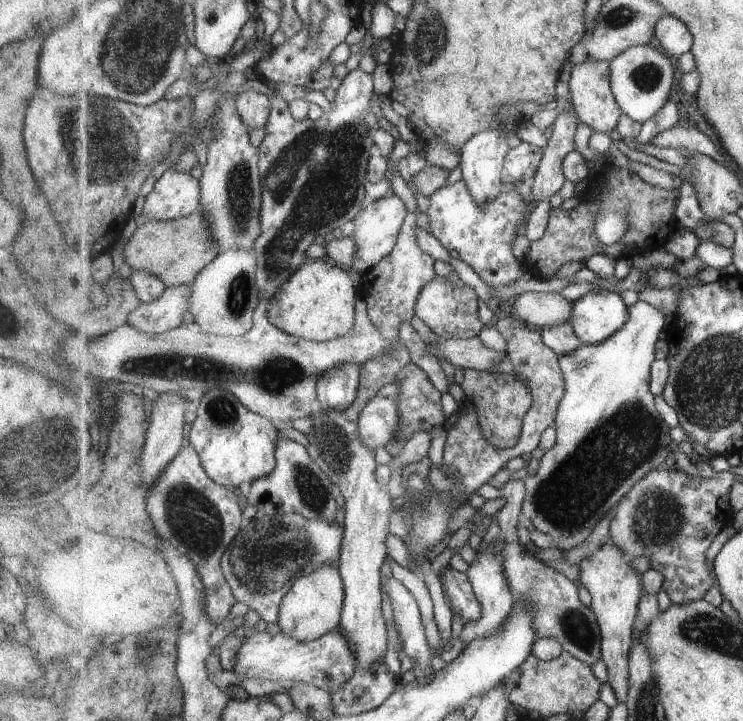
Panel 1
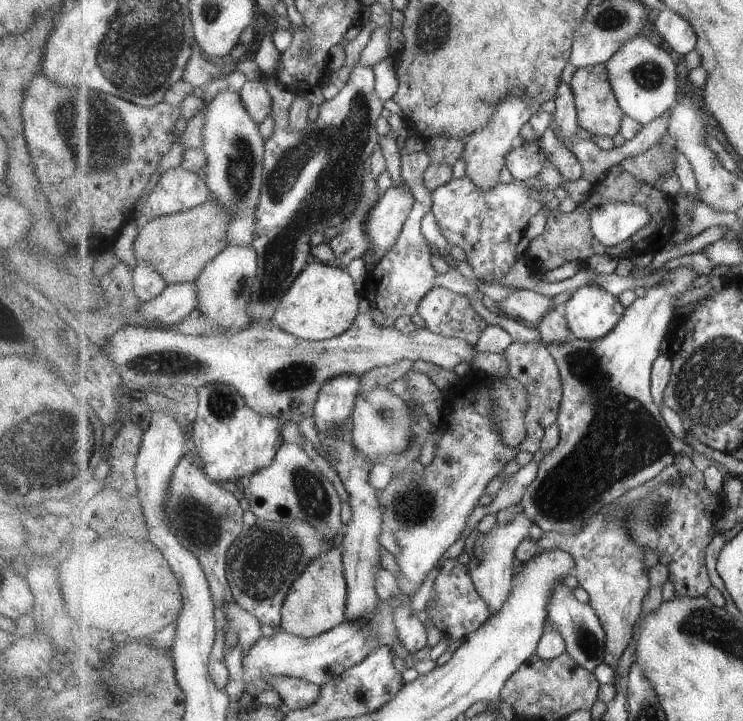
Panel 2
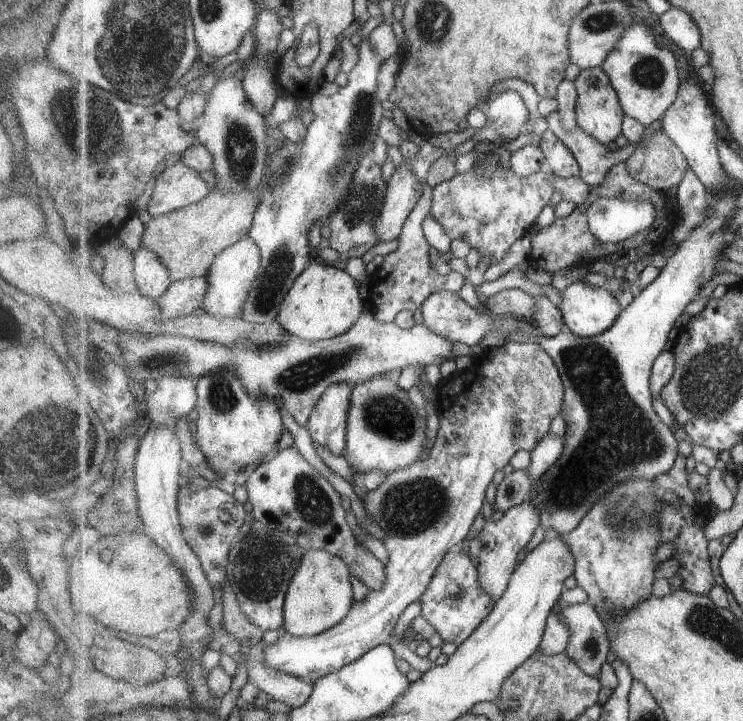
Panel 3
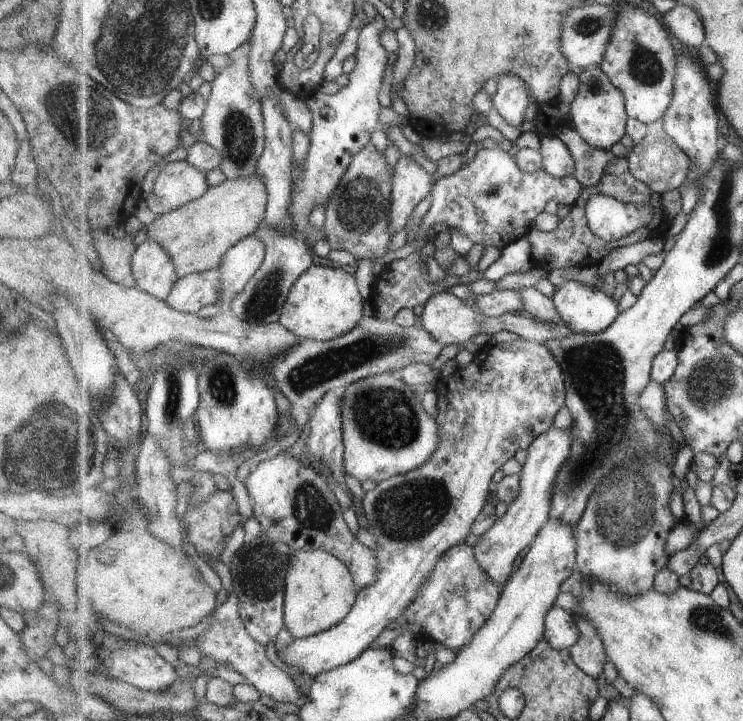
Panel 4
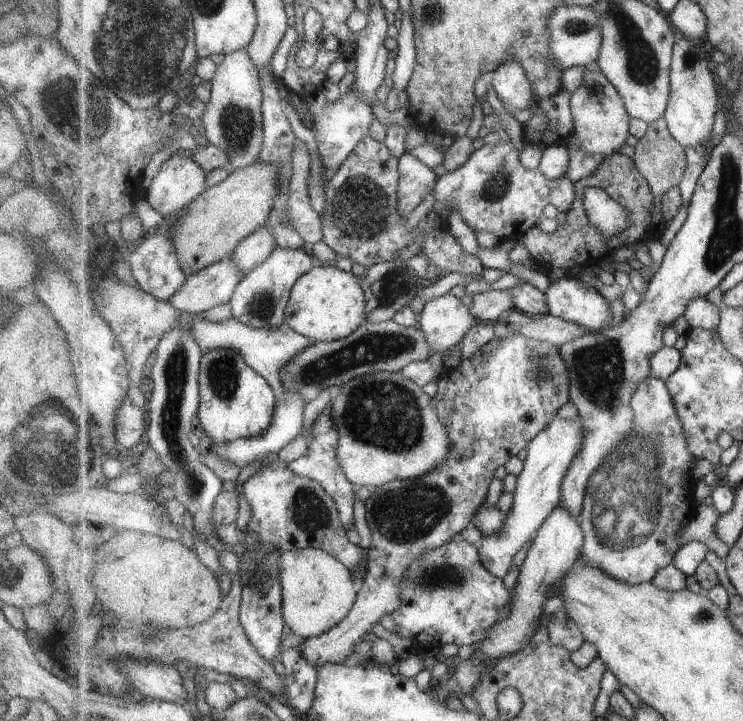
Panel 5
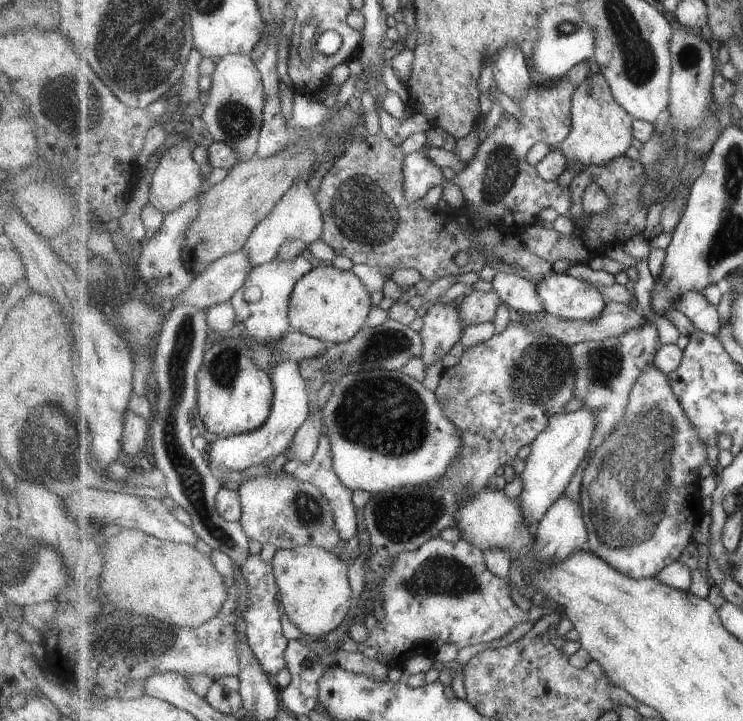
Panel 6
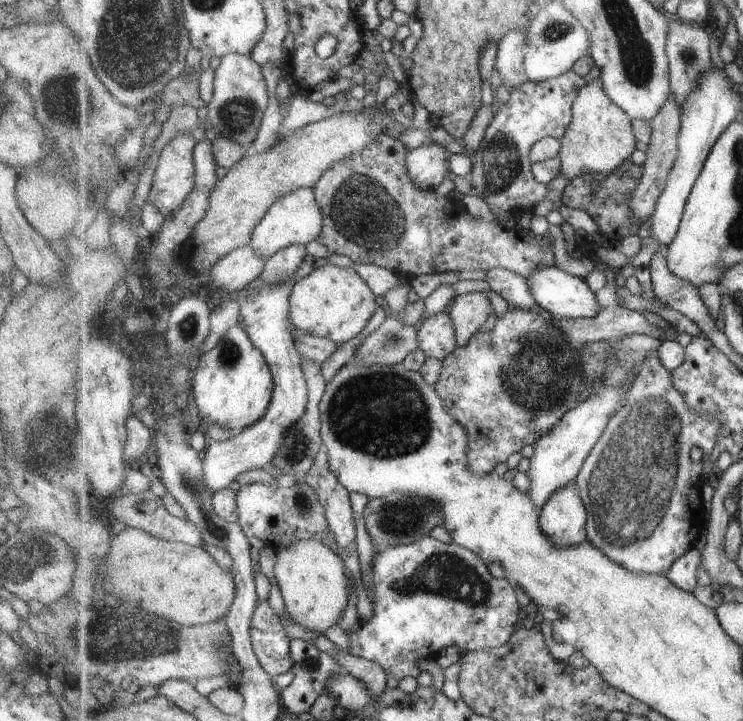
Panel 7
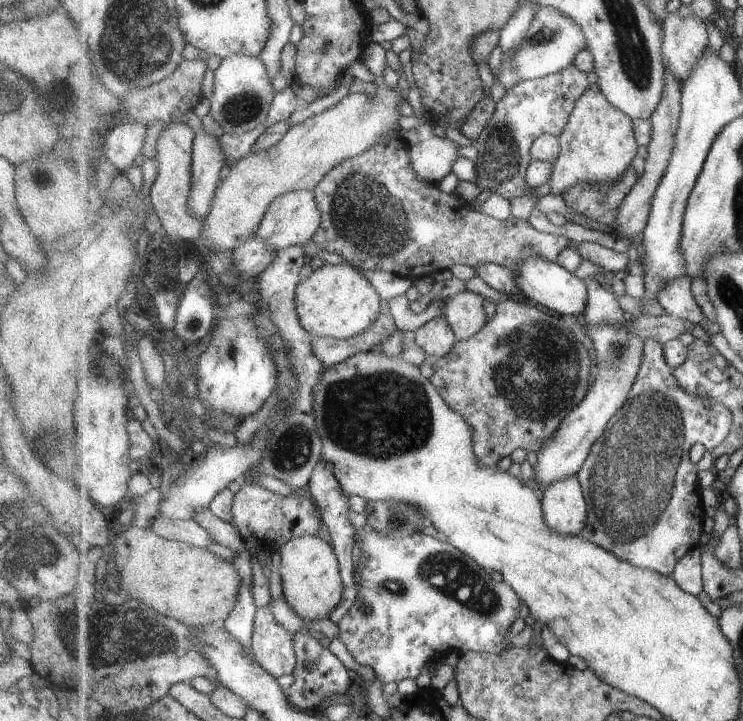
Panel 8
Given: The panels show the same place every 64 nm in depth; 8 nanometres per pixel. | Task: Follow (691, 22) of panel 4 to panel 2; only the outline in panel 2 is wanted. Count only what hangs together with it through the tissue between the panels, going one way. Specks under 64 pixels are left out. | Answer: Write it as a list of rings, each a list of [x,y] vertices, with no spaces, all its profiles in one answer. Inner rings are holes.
[[[664,8],[657,14],[654,26],[659,36],[681,56],[697,49],[698,35],[695,28],[679,12]]]

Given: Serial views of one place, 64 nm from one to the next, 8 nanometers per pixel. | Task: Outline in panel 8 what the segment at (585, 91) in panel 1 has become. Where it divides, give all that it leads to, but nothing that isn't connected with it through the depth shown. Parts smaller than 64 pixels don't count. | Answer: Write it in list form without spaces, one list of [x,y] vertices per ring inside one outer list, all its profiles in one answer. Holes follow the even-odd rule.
[[[597,83],[593,84],[575,104],[565,131],[559,137],[561,153],[554,163],[554,172],[550,181],[552,193],[562,196],[576,185],[594,183],[605,187],[618,184],[630,170],[631,162],[637,154],[638,140],[635,137],[634,121],[607,100]]]

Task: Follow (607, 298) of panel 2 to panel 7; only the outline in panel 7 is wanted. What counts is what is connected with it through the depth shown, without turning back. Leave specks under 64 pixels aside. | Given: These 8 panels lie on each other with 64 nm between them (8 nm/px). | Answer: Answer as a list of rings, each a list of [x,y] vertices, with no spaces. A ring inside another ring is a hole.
[[[541,265],[526,280],[538,305],[559,320],[594,318],[602,310],[595,291],[590,285],[587,286],[584,278],[577,278],[569,272],[563,272],[557,266]]]

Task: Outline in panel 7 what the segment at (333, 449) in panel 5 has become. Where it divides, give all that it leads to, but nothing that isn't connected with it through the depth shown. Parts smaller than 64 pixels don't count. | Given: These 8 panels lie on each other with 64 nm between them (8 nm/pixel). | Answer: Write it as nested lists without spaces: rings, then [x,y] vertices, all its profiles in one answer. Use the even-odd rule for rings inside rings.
[[[325,446],[321,448],[314,468],[311,468],[304,482],[315,490],[319,501],[325,506],[326,521],[333,532],[336,548],[351,546],[357,538],[355,519],[358,516],[351,508],[347,488],[343,487],[337,476],[330,470]]]

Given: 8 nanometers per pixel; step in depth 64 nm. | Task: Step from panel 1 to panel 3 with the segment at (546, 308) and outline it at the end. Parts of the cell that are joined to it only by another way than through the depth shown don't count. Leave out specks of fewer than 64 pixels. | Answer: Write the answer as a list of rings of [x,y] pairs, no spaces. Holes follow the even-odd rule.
[[[502,290],[495,295],[481,299],[484,307],[488,307],[486,308],[487,312],[491,312],[497,317],[510,315],[519,319],[533,321],[533,312],[537,306],[536,297],[523,292],[523,290]]]

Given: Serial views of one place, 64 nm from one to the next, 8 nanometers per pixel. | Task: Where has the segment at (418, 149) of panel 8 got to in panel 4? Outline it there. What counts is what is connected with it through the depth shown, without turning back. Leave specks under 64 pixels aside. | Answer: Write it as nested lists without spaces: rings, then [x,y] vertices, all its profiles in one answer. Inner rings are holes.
[[[401,155],[394,172],[394,204],[390,217],[392,231],[397,233],[408,226],[409,218],[412,218],[418,205],[430,197],[436,179],[410,155]]]

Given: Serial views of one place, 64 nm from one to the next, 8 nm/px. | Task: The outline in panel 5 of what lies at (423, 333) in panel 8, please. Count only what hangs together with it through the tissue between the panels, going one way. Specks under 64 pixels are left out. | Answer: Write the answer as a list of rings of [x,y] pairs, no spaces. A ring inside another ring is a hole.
[[[453,294],[427,302],[419,321],[426,342],[432,352],[439,355],[460,344],[469,328],[479,323]]]

